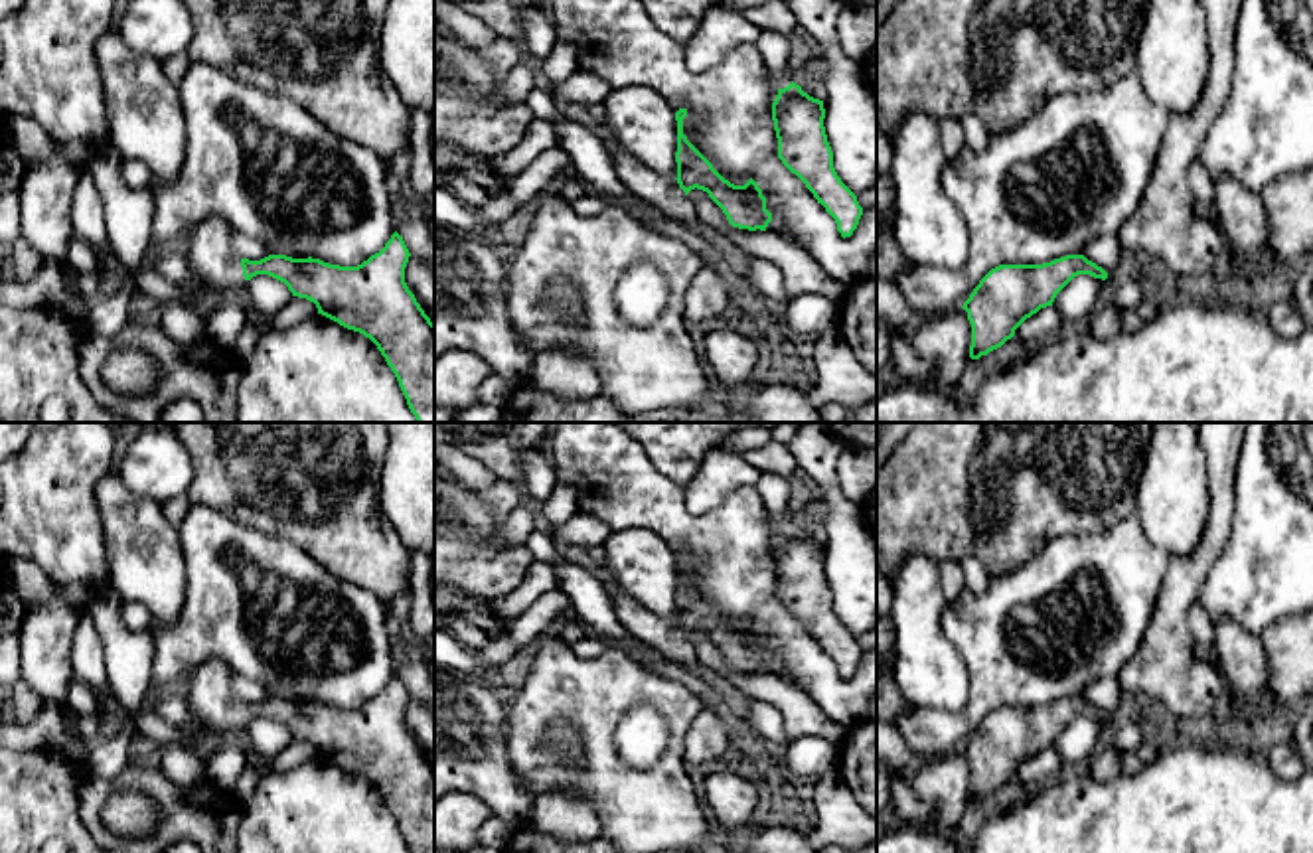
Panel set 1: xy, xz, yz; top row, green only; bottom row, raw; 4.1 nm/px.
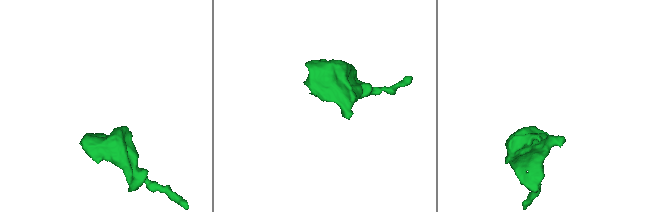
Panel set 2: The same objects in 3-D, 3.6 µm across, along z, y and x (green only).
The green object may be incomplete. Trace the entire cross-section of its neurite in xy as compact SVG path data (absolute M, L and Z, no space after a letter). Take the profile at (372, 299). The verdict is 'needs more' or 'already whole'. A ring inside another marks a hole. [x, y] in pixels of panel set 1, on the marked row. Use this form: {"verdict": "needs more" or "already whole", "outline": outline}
{"verdict": "needs more", "outline": "M207 215L192 231L186 255L192 271L190 284L201 290L213 308L223 294L231 290L241 292L257 274L269 274L284 282L292 296L314 302L318 314L369 338L395 373L417 423L434 423L434 324L405 282L405 267L411 253L397 231L379 253L357 267L286 255L269 255L261 261L241 259L231 245L233 231L231 223L219 215Z"}

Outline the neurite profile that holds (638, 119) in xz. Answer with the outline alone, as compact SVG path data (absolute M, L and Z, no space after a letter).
M652 87L612 89L600 134L620 144L650 170L677 178L677 120L671 105Z

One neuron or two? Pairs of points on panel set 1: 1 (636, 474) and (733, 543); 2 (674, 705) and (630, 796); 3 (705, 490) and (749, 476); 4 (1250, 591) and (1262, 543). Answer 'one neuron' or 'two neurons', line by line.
1: one neuron
2: one neuron
3: one neuron
4: one neuron

